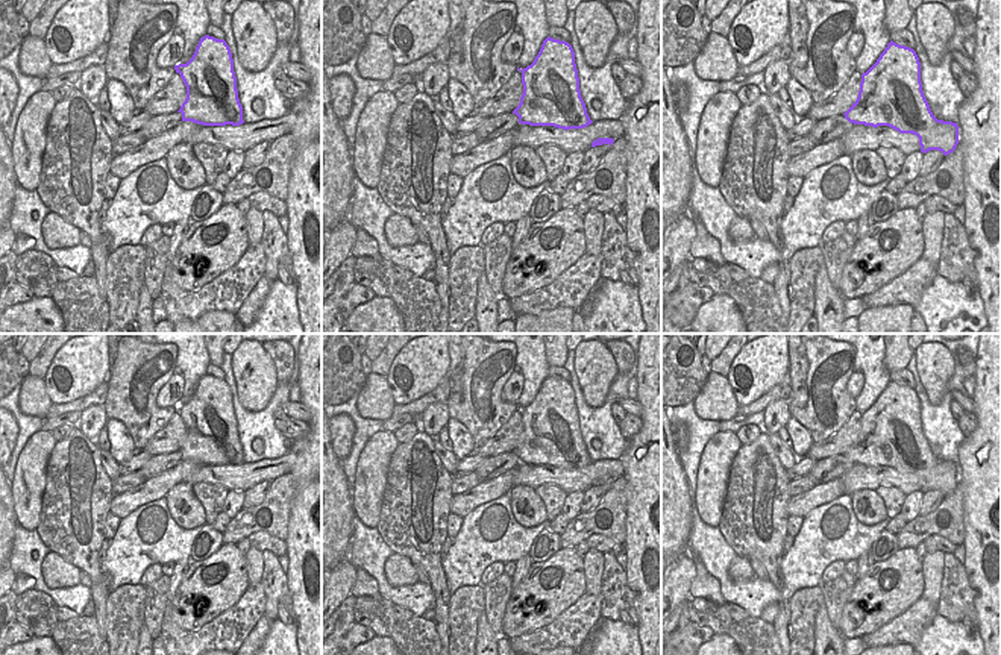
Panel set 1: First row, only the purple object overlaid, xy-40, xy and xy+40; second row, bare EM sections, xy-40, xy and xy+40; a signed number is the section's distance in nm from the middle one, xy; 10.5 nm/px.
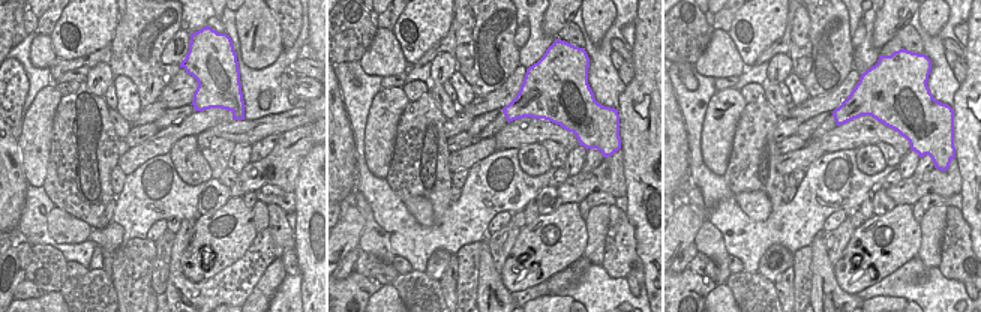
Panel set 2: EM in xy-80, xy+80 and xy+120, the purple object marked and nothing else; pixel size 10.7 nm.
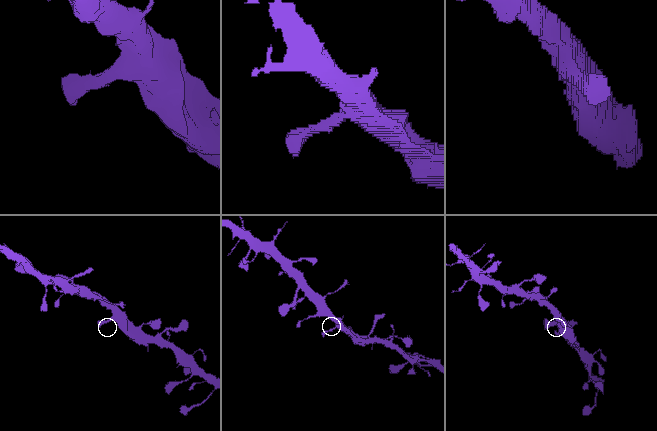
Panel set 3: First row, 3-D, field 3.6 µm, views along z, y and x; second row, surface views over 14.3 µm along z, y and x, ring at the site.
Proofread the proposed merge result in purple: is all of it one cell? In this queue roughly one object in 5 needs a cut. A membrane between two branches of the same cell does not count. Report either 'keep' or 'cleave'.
keep

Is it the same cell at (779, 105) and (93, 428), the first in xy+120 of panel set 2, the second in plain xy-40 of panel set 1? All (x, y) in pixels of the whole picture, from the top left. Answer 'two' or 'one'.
two

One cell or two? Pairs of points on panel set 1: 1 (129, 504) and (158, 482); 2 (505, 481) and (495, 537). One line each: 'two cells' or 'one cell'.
1: one cell
2: two cells

